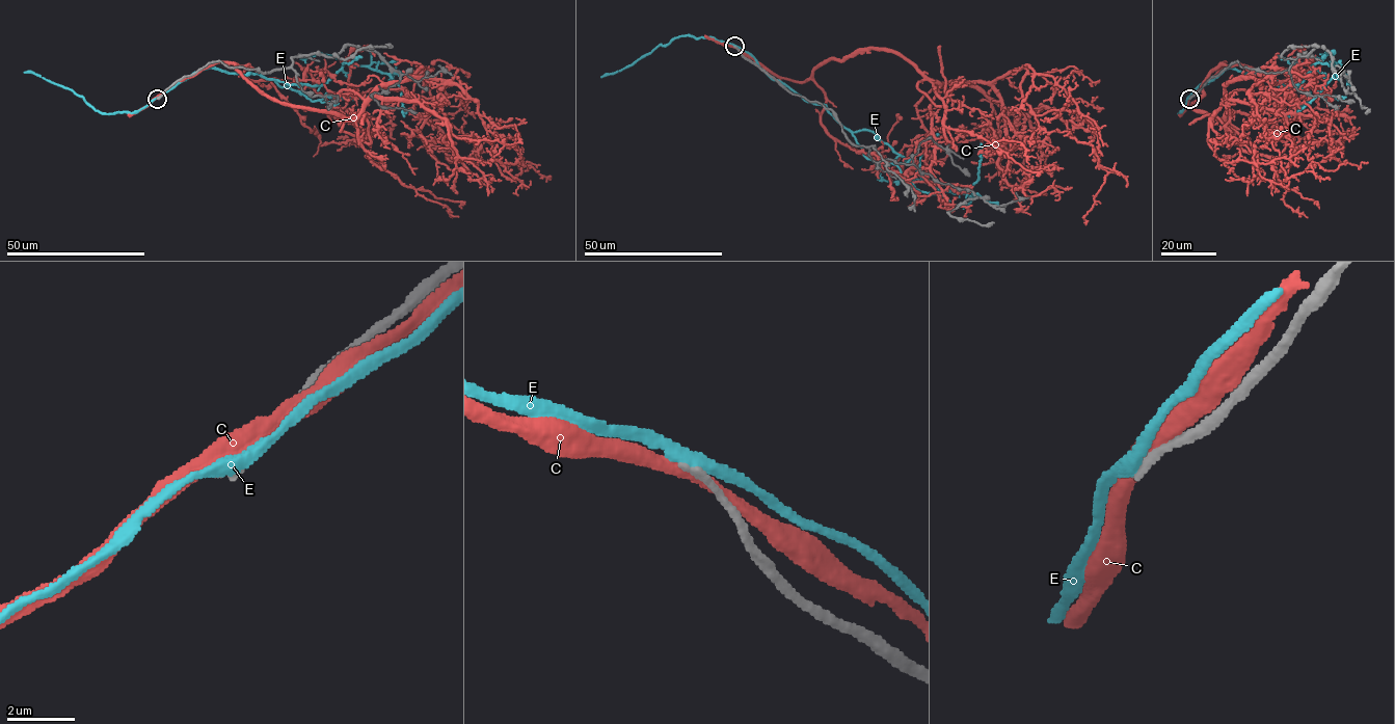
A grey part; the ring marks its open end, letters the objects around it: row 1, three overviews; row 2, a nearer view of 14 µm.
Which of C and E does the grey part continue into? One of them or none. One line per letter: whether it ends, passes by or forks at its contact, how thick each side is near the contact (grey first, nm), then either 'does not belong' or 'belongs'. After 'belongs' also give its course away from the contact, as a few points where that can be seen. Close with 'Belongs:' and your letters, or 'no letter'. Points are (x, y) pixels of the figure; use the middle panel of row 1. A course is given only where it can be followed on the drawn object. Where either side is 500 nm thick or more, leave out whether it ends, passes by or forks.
C: it passes by; 260 nm thick on the grey side, 420 nm on the other; does not belong
E: it passes by; 320 nm thick on the grey side, 400 nm on the other; does not belong
Belongs: no letter

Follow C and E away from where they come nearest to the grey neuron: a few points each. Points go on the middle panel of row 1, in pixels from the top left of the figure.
C: (736, 48), (795, 82), (831, 59), (896, 52), (1011, 111), (1050, 107), (1107, 172), (1085, 224)
E: (735, 47), (805, 101), (823, 105), (853, 132), (872, 131), (939, 190), (965, 191), (978, 179), (982, 143)

